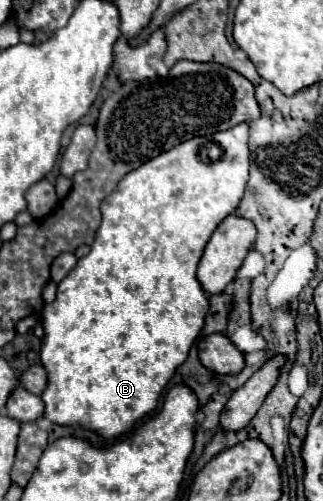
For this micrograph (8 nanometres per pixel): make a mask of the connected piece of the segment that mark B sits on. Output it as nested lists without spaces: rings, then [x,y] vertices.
[[[240,123],[232,129],[226,131],[218,131],[212,135],[212,141],[220,143],[224,149],[224,155],[220,161],[202,161],[199,157],[200,148],[207,142],[205,137],[193,137],[184,143],[160,153],[158,157],[146,161],[142,167],[134,169],[132,173],[128,173],[120,183],[118,189],[114,193],[110,193],[102,205],[102,223],[98,227],[96,239],[90,247],[90,253],[82,259],[78,259],[76,267],[68,273],[68,277],[64,277],[58,283],[58,293],[56,299],[48,305],[44,305],[42,309],[42,327],[44,327],[44,337],[42,337],[42,347],[40,347],[40,361],[42,367],[48,373],[48,385],[44,389],[44,393],[40,395],[44,401],[44,419],[48,419],[50,423],[58,423],[58,425],[68,425],[68,427],[84,427],[88,431],[94,431],[96,435],[100,435],[102,439],[114,439],[120,437],[124,433],[128,433],[140,419],[144,419],[148,413],[152,413],[158,405],[158,399],[162,395],[162,389],[166,387],[166,383],[172,379],[174,371],[178,365],[182,365],[188,357],[188,351],[192,347],[192,343],[198,339],[202,327],[204,327],[204,319],[208,313],[208,297],[202,291],[198,279],[196,279],[196,265],[202,257],[202,251],[210,239],[210,235],[214,233],[214,229],[222,223],[224,217],[232,215],[242,199],[246,181],[248,181],[248,167],[250,167],[250,149],[248,149],[248,123]]]

